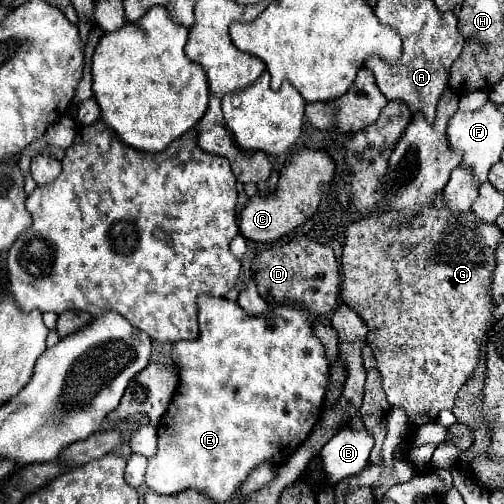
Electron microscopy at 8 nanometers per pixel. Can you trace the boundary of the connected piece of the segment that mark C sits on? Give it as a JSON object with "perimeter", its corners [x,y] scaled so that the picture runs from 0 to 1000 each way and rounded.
{"perimeter":[[[591,298],[575,310],[575,321],[556,341],[552,369],[540,385],[508,385],[480,413],[472,433],[472,456],[484,472],[504,480],[540,480],[575,464],[599,440],[623,429],[639,385],[647,385],[663,353],[663,321],[635,298]]]}

